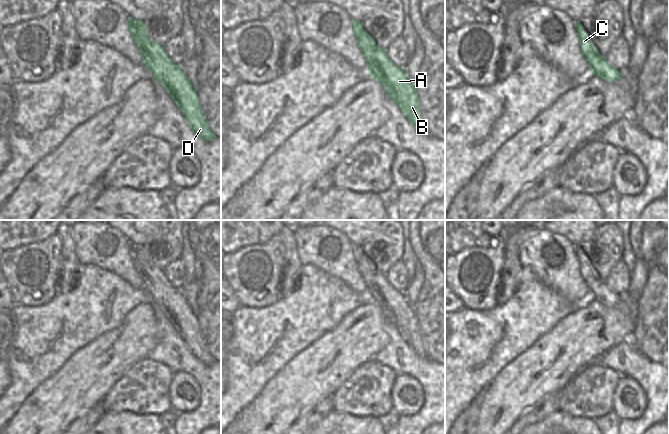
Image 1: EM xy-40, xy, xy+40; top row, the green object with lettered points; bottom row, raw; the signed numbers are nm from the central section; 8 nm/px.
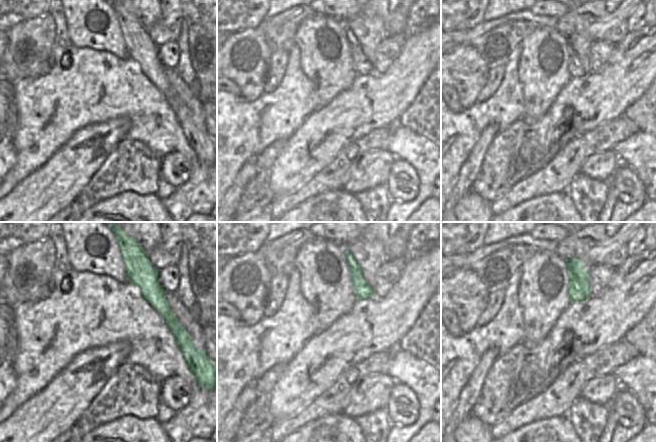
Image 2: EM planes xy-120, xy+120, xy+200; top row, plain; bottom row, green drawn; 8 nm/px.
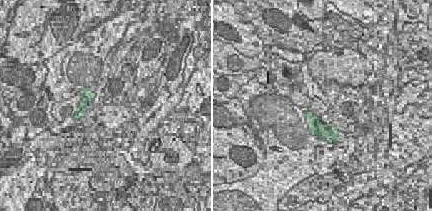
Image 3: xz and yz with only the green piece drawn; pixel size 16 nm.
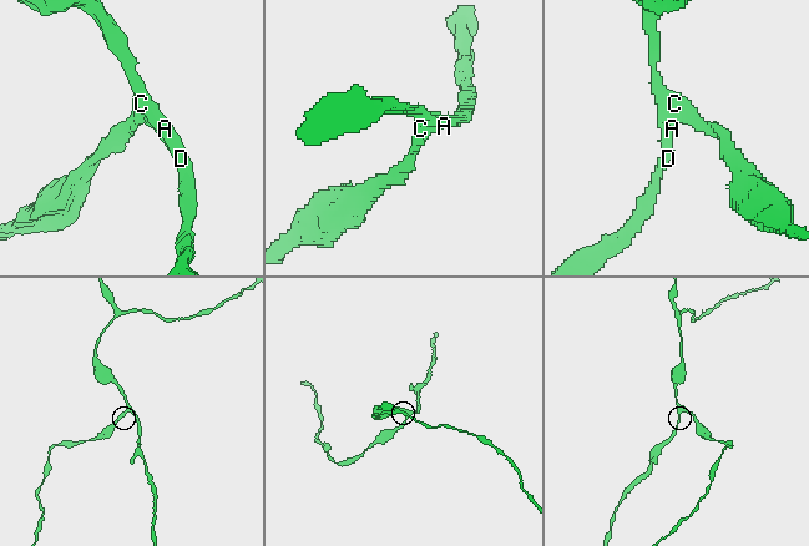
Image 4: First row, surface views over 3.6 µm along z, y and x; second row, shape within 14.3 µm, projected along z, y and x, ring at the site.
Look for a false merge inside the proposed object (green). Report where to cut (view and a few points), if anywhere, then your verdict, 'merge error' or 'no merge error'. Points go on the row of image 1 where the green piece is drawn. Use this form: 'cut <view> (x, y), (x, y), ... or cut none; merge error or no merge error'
cut xy (354, 30), (364, 53), (380, 67), (372, 77); merge error

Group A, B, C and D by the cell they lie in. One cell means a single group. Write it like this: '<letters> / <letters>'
A B D / C

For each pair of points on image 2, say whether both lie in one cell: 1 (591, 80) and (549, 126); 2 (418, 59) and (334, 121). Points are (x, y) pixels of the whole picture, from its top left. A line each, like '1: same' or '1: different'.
1: same
2: same

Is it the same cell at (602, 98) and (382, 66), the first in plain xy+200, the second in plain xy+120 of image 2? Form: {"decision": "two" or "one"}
{"decision": "two"}

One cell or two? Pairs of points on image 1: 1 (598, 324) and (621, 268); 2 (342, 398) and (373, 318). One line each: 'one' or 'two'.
1: two
2: two

